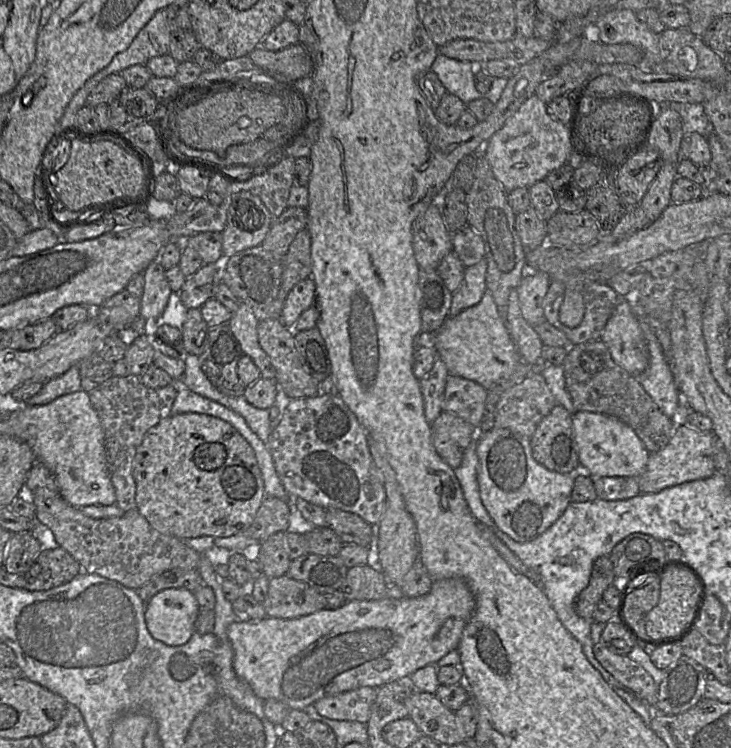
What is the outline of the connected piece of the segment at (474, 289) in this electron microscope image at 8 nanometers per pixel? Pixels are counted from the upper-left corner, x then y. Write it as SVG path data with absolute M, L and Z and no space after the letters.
M487 260L465 267L465 274L460 287L453 292L449 317L458 315L461 311L480 302L487 290L486 272Z

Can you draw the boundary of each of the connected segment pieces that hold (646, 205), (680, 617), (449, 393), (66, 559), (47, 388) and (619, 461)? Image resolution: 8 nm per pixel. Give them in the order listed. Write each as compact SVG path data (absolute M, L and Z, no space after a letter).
M677 162L664 163L639 203L651 222L672 203L671 188L677 177Z
M671 567L660 578L659 601L645 618L646 634L655 639L677 635L687 626L696 610L700 592L699 582L687 569Z
M449 375L442 410L478 428L485 413L486 398L487 390L480 384L460 376Z
M64 548L41 550L24 574L25 588L44 591L70 582L81 573L79 562Z
M73 365L63 374L43 384L41 390L25 401L26 406L45 405L56 398L81 390L78 365Z
M578 411L573 415L573 431L580 466L591 477L638 477L646 468L650 452L636 432L618 418Z

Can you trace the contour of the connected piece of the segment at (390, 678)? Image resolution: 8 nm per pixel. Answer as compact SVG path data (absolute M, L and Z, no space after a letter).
M453 577L433 581L430 591L418 597L389 595L379 600L349 600L338 609L325 608L292 619L264 617L256 621L237 620L227 629L234 651L233 669L263 701L275 699L291 709L304 710L324 697L365 686L379 688L409 677L429 664L436 664L458 648L475 606L475 597L466 581Z

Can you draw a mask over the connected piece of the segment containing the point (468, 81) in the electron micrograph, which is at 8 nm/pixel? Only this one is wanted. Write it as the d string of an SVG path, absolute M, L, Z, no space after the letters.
M438 54L431 70L437 74L447 92L459 97L466 105L484 97L475 87L474 73L477 65Z

